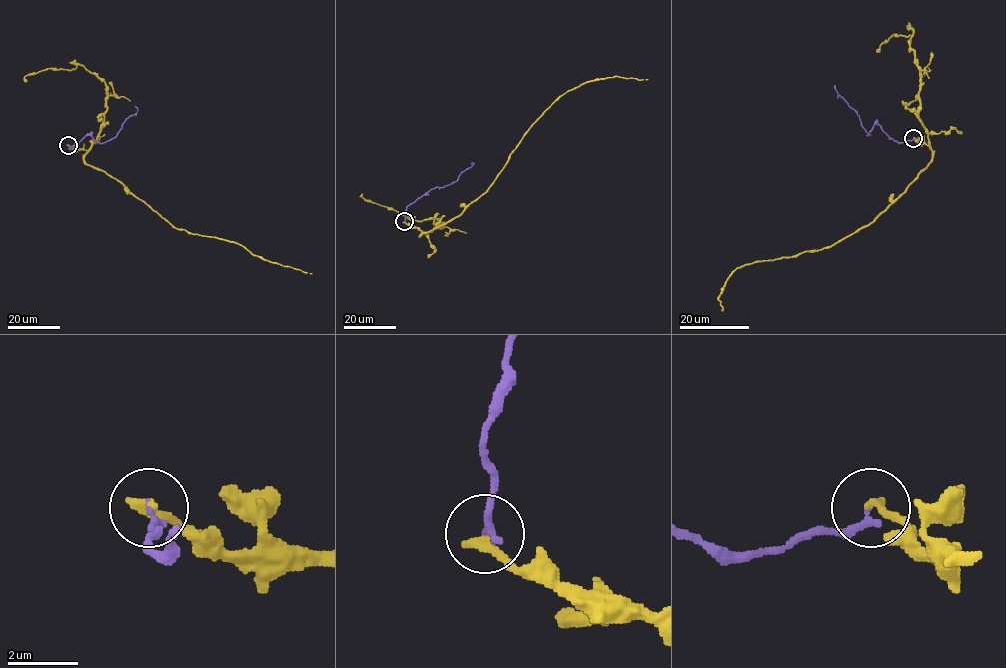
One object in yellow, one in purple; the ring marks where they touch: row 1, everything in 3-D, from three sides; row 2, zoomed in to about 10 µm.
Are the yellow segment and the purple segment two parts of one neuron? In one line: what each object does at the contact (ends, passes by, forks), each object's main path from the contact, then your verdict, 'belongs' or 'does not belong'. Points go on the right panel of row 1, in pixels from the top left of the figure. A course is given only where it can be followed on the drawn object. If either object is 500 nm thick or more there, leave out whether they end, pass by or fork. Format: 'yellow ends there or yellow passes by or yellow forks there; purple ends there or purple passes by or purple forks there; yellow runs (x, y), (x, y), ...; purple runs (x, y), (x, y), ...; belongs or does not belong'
yellow ends there; purple ends there; yellow runs (913, 137), (928, 146), (931, 160), (873, 221), (832, 246), (737, 268), (717, 298), (722, 310); purple runs (913, 138), (896, 142), (878, 124), (867, 135), (860, 117), (837, 94), (835, 85); does not belong

